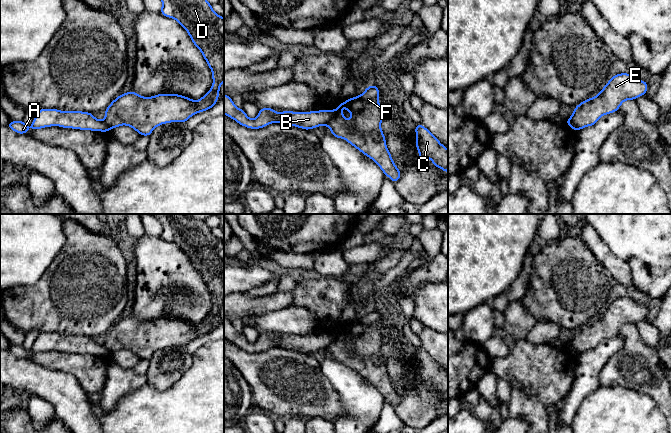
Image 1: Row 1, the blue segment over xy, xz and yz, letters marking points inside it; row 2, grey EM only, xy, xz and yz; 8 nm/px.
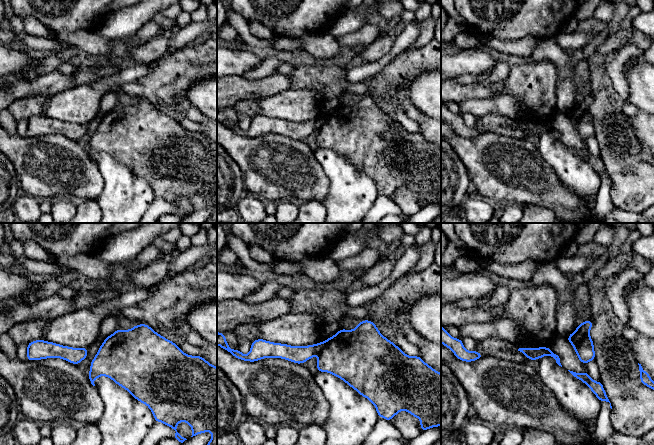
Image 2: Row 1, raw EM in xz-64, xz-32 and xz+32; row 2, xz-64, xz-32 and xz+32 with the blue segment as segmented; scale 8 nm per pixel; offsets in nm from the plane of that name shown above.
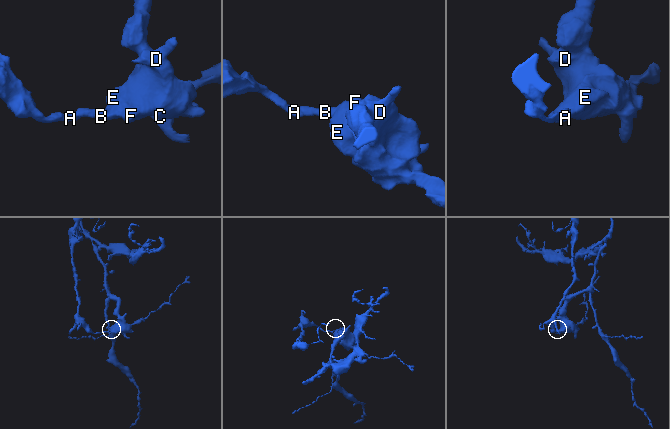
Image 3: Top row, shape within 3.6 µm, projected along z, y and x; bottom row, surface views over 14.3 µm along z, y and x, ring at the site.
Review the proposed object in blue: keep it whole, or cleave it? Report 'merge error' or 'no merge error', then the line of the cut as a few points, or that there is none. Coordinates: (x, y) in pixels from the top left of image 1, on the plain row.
merge error; cut xz (333, 334), (333, 340), (325, 349)

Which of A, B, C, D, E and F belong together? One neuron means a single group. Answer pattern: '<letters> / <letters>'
A B / C D E F

